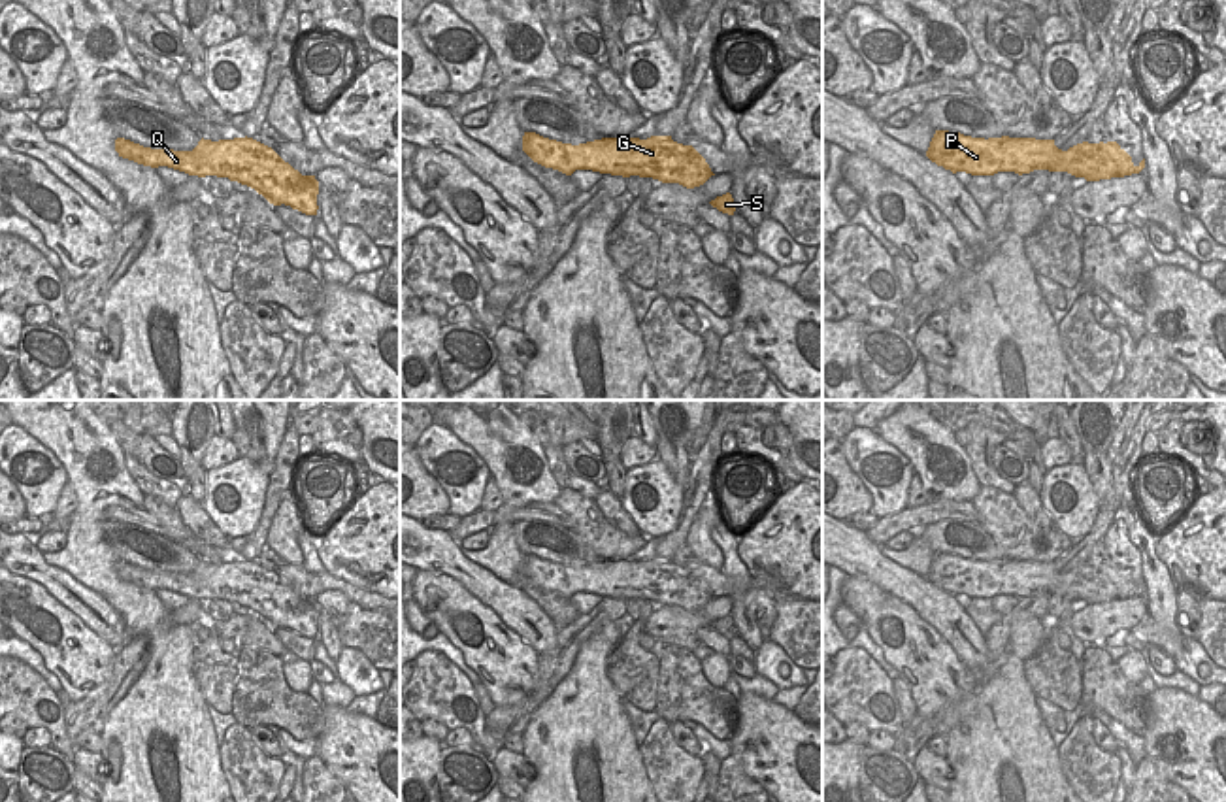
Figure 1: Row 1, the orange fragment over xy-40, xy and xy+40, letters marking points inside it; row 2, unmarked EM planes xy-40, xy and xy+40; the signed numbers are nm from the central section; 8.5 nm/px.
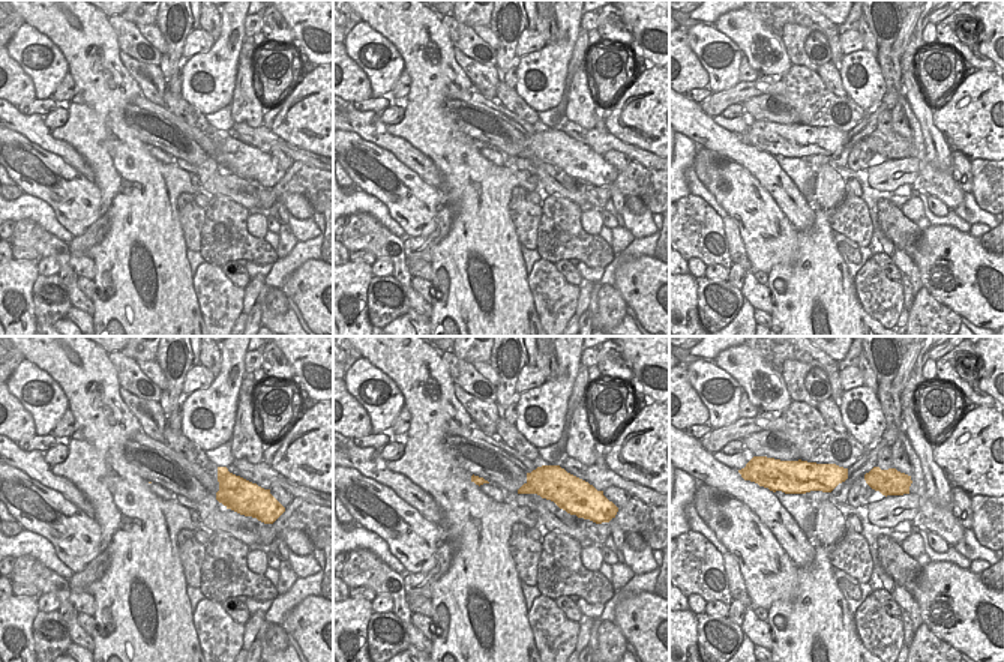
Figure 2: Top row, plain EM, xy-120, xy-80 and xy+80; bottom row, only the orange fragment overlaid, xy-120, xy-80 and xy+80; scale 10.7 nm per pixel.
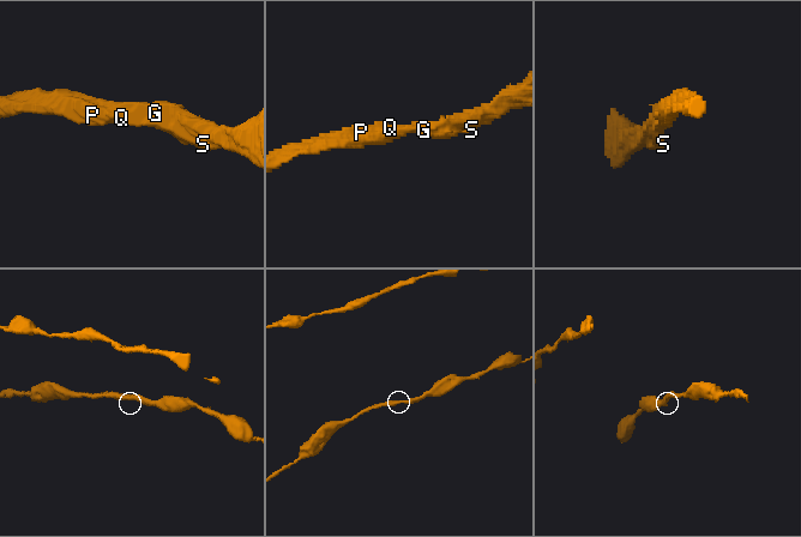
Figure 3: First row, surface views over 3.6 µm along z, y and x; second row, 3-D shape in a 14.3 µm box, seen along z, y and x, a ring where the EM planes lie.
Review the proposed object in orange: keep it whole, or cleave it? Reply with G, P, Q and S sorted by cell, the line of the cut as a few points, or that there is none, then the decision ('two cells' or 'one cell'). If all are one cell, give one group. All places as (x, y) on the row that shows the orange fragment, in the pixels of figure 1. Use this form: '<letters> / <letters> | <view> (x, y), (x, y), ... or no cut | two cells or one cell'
G P Q S | no cut | one cell

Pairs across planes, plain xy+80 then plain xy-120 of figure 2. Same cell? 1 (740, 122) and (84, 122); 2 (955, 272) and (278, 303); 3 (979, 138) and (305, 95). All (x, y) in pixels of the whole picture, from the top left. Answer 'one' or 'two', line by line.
1: one
2: two
3: one

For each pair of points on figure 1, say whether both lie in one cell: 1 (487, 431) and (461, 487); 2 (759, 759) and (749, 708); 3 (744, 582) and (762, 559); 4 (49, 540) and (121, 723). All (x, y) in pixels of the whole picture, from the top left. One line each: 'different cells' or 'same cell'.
1: different cells
2: same cell
3: different cells
4: different cells

